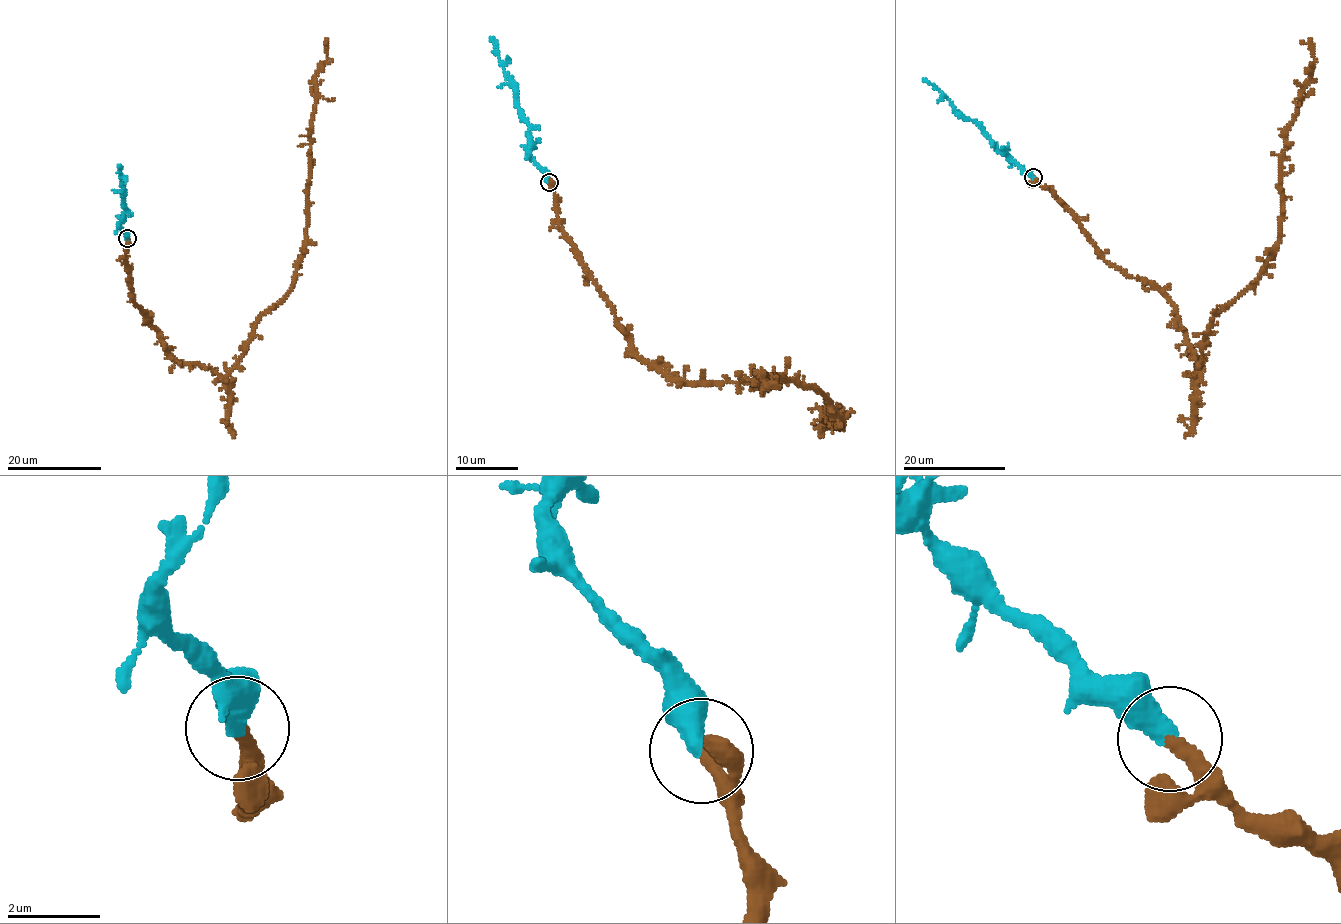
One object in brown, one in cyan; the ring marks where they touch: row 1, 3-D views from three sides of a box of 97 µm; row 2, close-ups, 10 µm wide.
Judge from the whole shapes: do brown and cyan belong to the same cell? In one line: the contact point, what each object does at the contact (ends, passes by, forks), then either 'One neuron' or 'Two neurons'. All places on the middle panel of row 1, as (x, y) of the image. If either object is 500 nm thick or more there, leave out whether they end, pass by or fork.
Place: (549, 182). At the ring brown ends. At the ring cyan ends. One neuron

